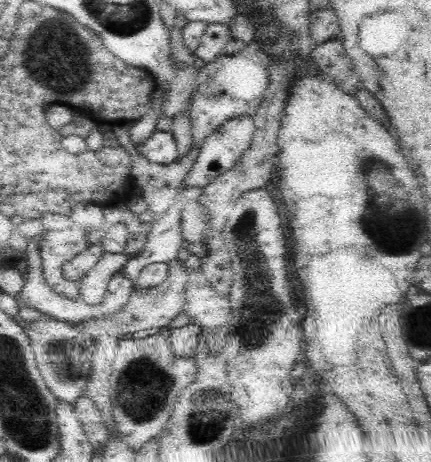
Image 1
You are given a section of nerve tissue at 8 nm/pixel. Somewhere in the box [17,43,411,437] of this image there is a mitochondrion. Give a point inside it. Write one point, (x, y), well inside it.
(259, 311)

